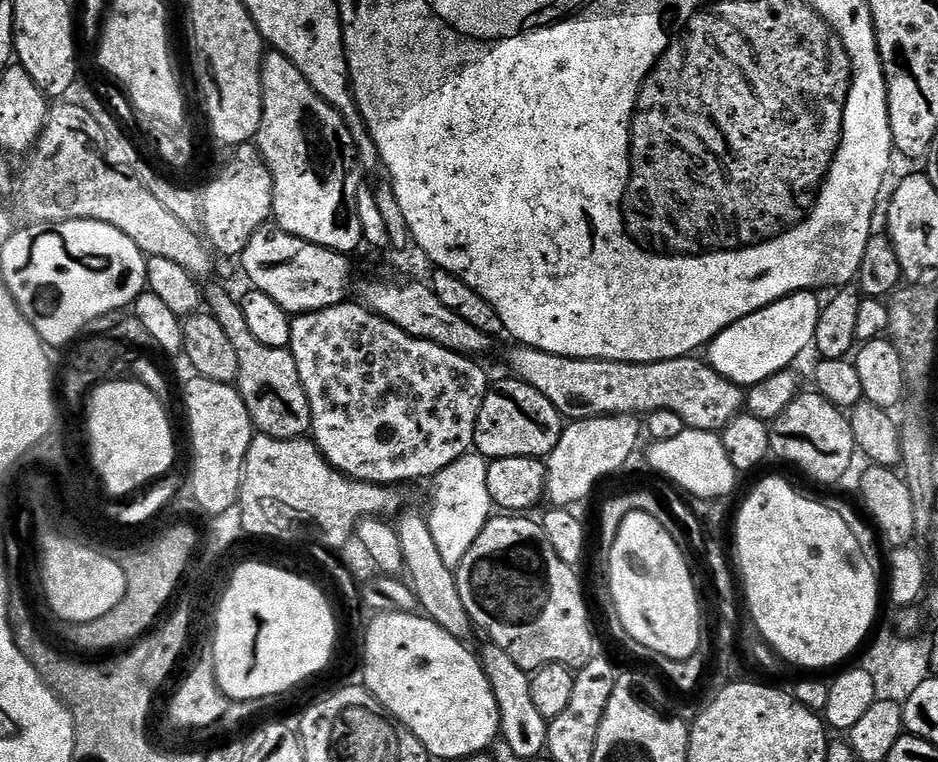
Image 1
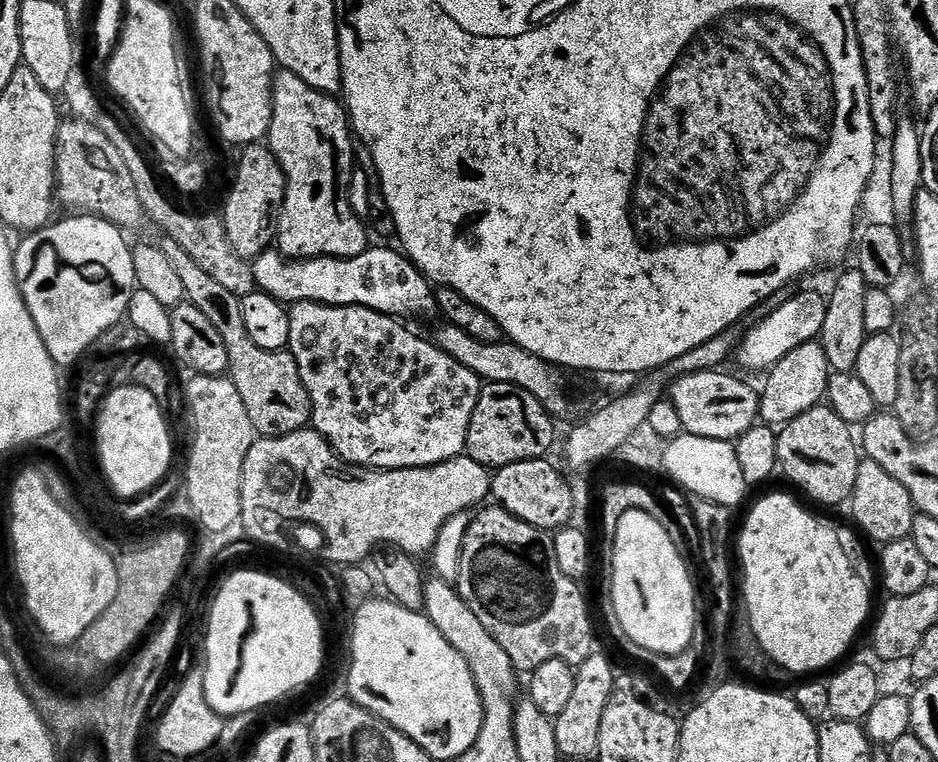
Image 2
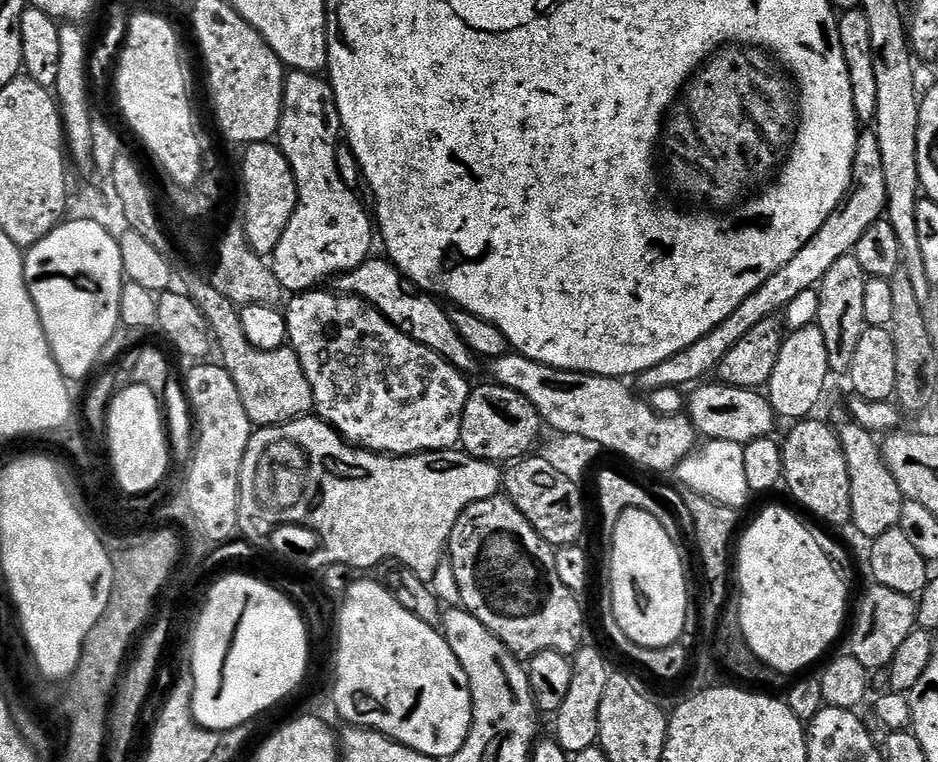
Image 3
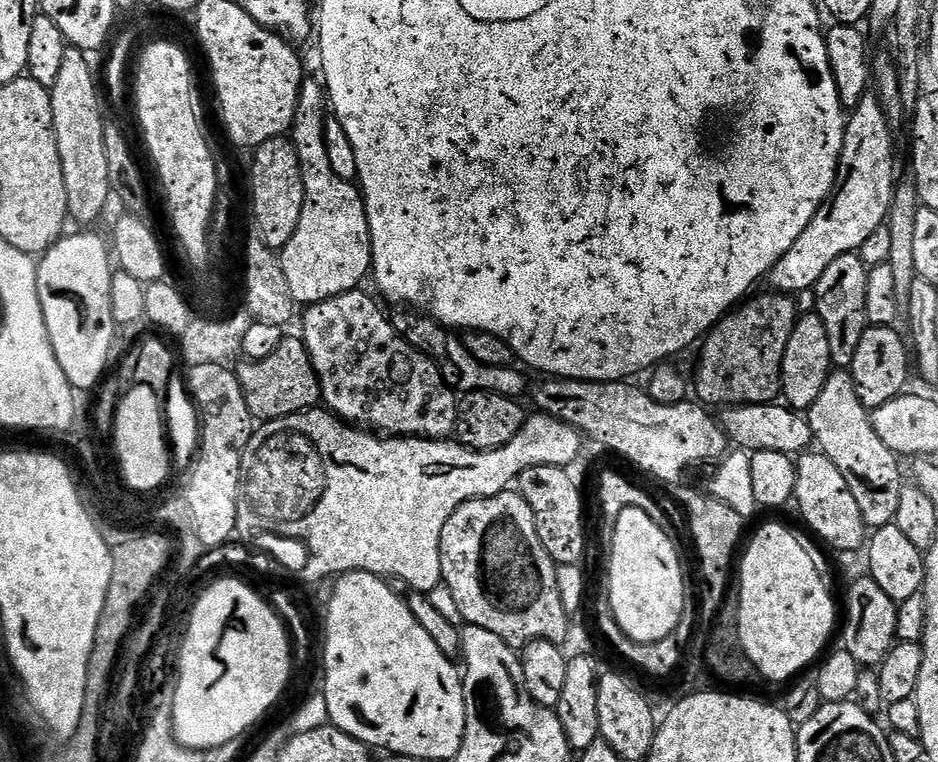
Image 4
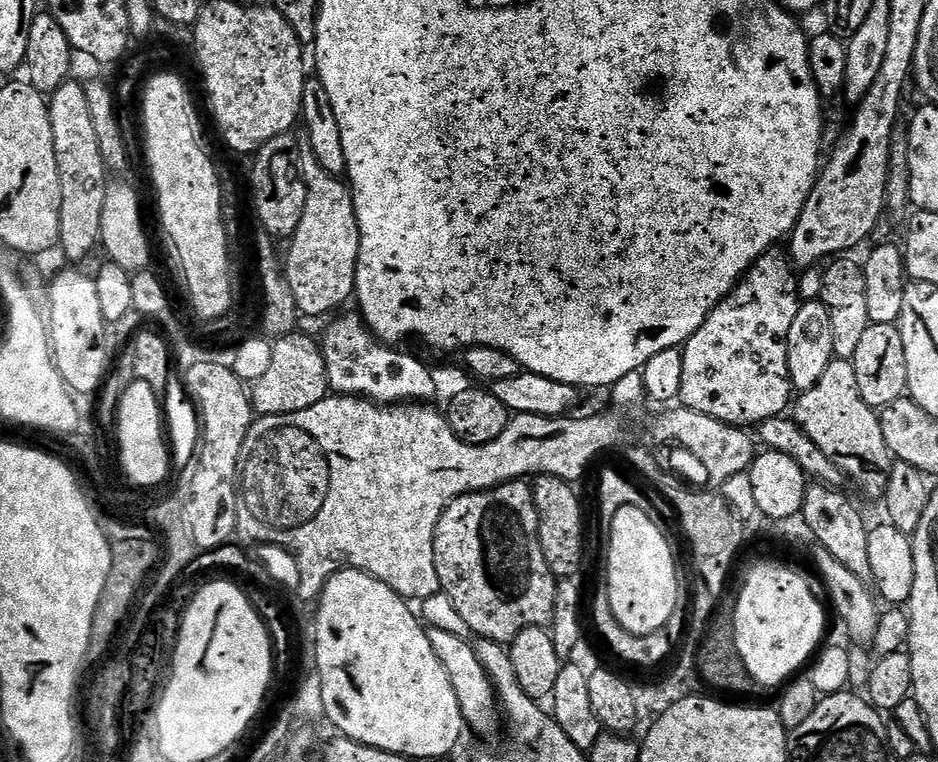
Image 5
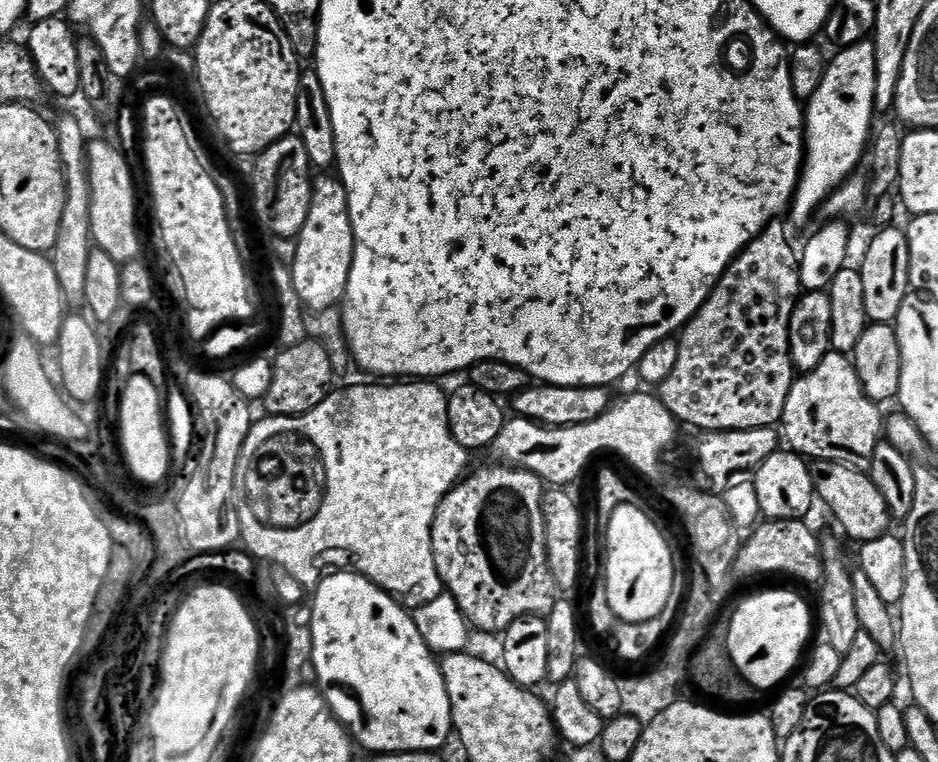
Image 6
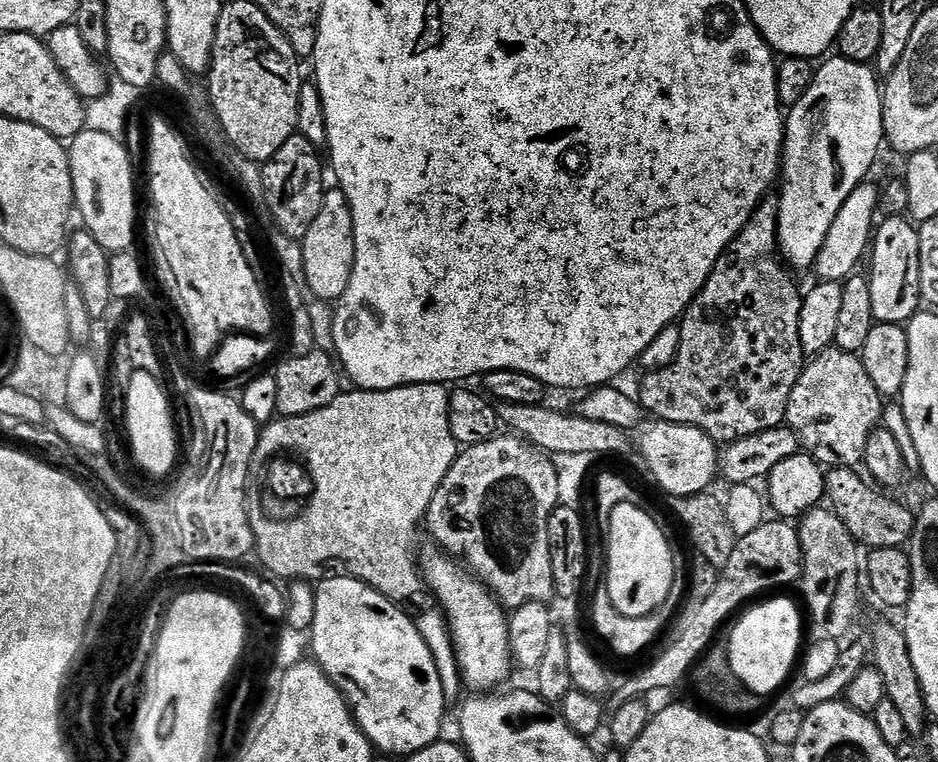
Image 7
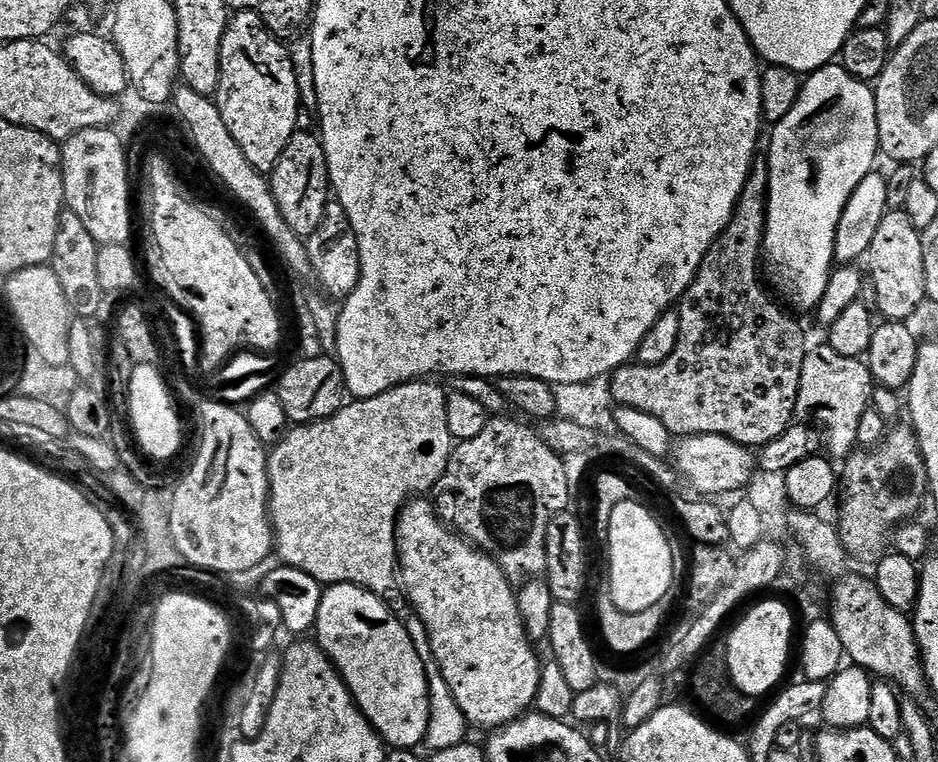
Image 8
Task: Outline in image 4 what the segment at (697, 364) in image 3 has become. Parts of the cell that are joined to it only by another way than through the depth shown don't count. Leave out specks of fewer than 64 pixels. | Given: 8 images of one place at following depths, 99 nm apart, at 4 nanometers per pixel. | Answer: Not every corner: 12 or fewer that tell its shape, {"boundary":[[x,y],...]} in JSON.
{"boundary":[[847,113],[836,185],[766,284],[813,291],[886,223],[898,173],[888,115]]}

